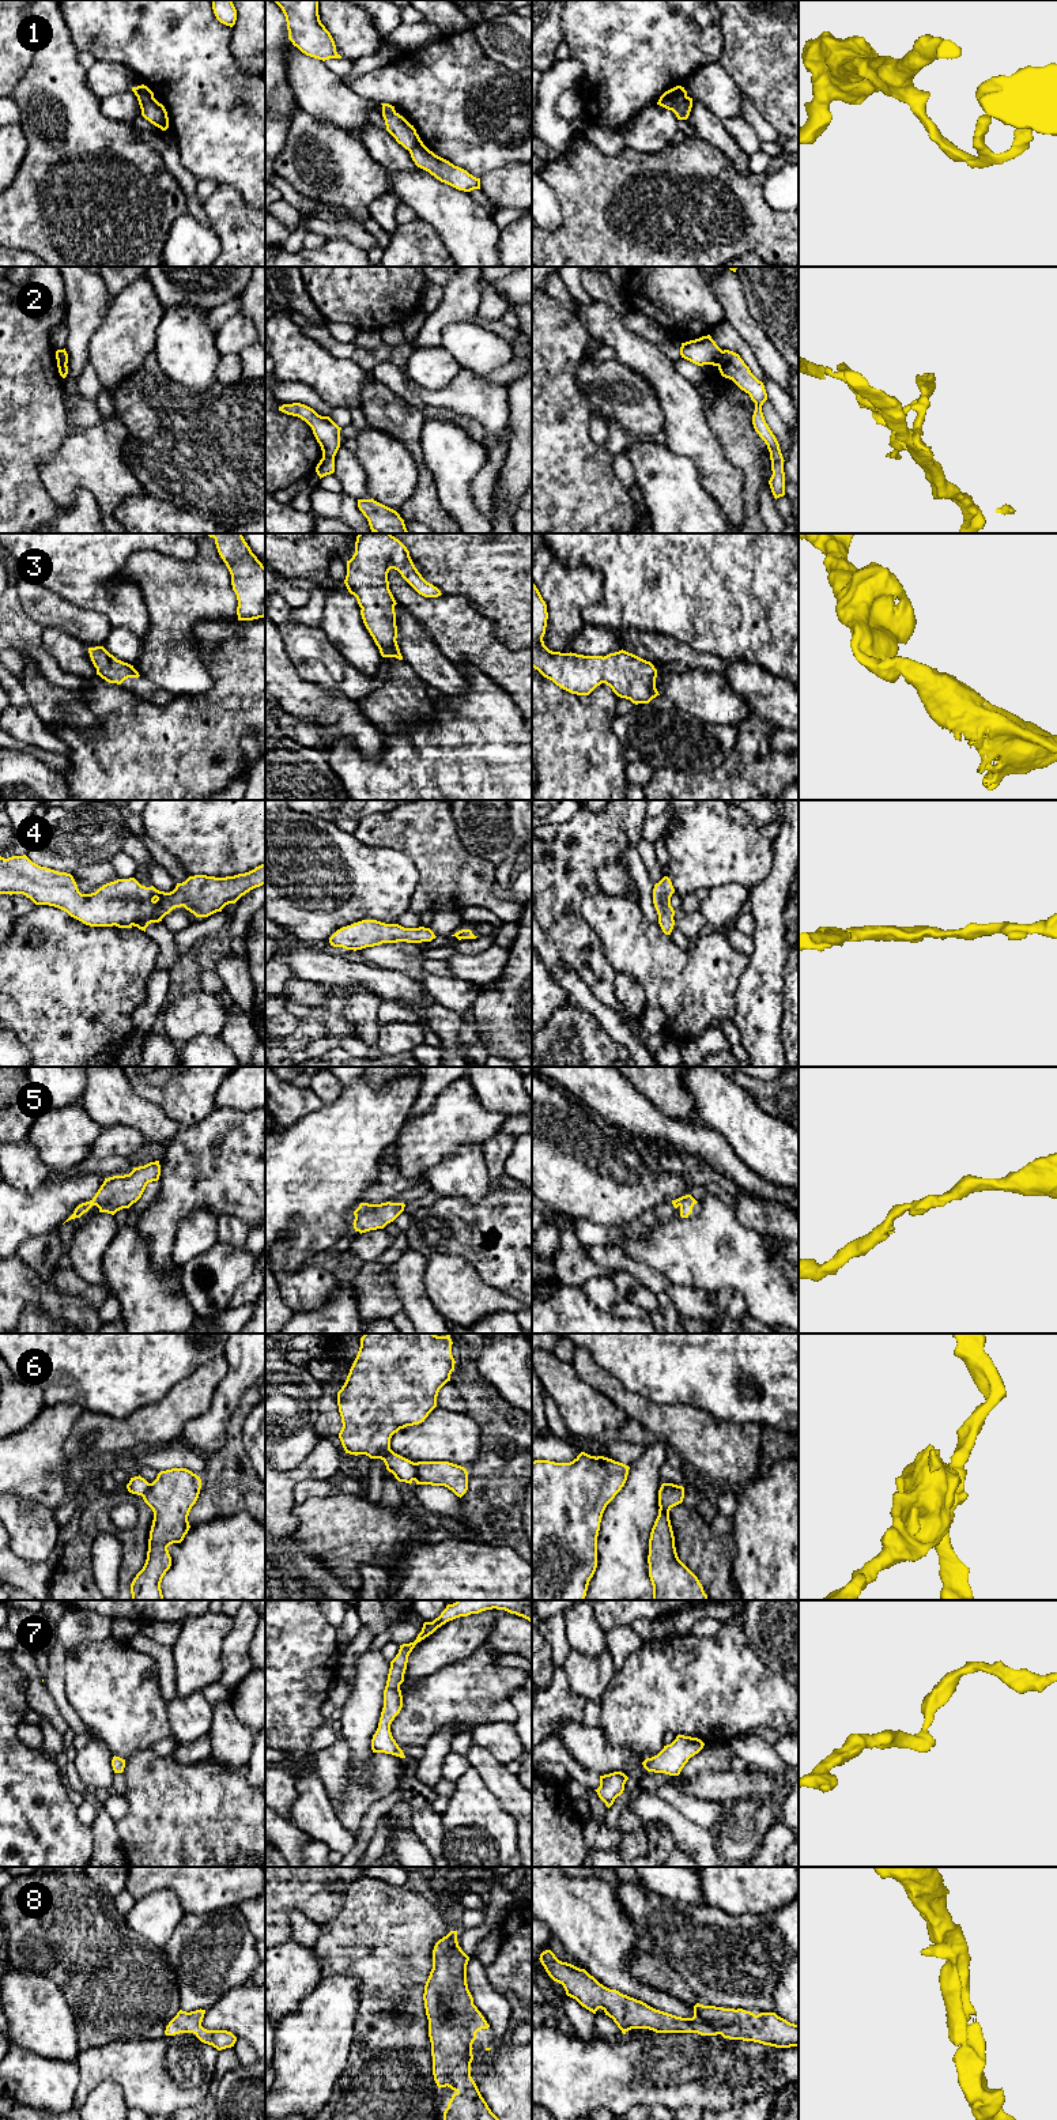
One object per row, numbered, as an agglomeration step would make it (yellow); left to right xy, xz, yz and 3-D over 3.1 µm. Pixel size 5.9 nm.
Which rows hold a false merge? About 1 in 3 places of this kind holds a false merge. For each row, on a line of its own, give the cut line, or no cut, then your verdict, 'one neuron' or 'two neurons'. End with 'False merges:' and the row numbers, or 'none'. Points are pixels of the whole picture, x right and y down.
1: cut in yz along (687, 97), (672, 110); two neurons
2: cut in yz along (723, 351), (721, 361), (717, 365); two neurons
3: no cut; one neuron
4: no cut; one neuron
5: no cut; one neuron
6: cut in xz along (414, 1463), (415, 1479); two neurons
7: no cut; one neuron
8: no cut; one neuron
False merges: 1, 2, 6

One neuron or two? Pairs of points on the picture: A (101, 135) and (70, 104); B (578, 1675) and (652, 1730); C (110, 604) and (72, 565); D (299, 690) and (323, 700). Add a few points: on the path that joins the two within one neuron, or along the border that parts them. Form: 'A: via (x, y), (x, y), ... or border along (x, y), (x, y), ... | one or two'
A: via (93, 127), (78, 112) | one
B: border along (616, 1673), (600, 1700) | two
C: via (102, 595), (82, 574) | one
D: via (305, 696), (309, 700), (317, 700) | one

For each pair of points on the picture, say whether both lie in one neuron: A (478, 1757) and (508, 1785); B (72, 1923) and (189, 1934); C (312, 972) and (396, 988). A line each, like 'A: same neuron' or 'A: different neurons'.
A: same neuron
B: different neurons
C: same neuron

